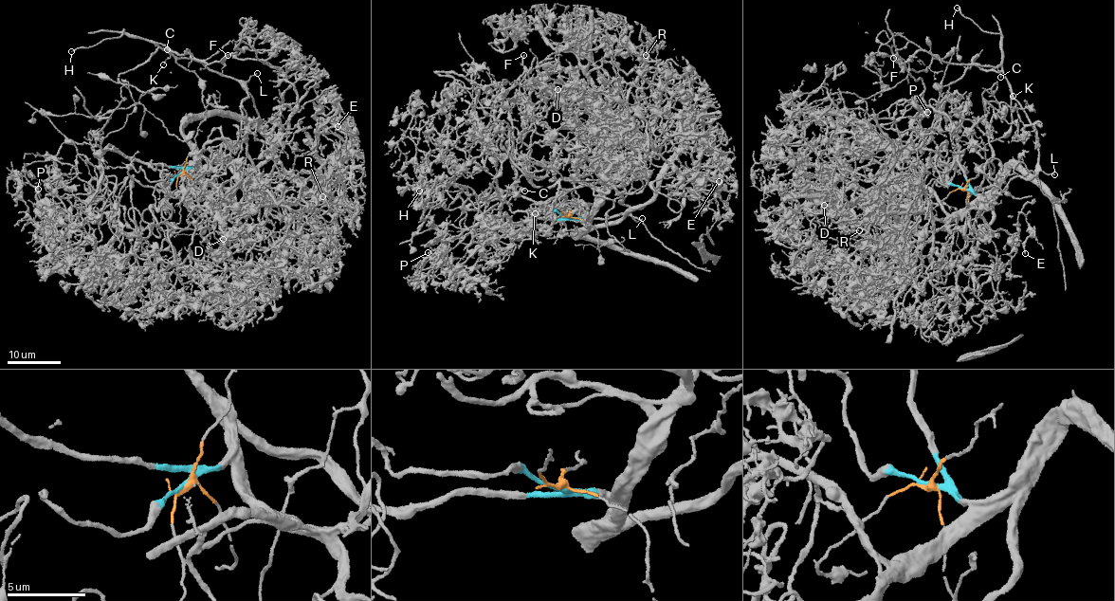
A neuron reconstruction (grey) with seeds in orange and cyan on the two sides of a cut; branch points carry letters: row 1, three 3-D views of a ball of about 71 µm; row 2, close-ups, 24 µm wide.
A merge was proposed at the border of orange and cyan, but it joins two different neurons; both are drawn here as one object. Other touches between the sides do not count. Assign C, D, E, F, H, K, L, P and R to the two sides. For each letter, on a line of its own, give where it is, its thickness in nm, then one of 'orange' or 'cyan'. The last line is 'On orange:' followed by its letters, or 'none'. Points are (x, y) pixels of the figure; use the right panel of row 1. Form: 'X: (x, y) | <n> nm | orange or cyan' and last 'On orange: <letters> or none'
C: (1000, 77) | 110 nm | orange
D: (824, 205) | 170 nm | cyan
E: (1025, 253) | 200 nm | cyan
F: (893, 58) | 180 nm | orange
H: (957, 8) | 130 nm | orange
K: (1013, 96) | 90 nm | orange
L: (1054, 174) | 130 nm | orange
P: (927, 112) | 120 nm | cyan
R: (859, 230) | 180 nm | cyan
On orange: C, F, H, K, L

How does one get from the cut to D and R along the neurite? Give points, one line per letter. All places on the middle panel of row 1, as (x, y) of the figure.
D: (567, 216), (587, 218), (594, 198), (612, 184), (600, 100), (584, 94), (567, 111), (562, 91), (557, 89)
R: (567, 216), (593, 213), (645, 66), (640, 49), (621, 37), (623, 46), (642, 45), (647, 55)

